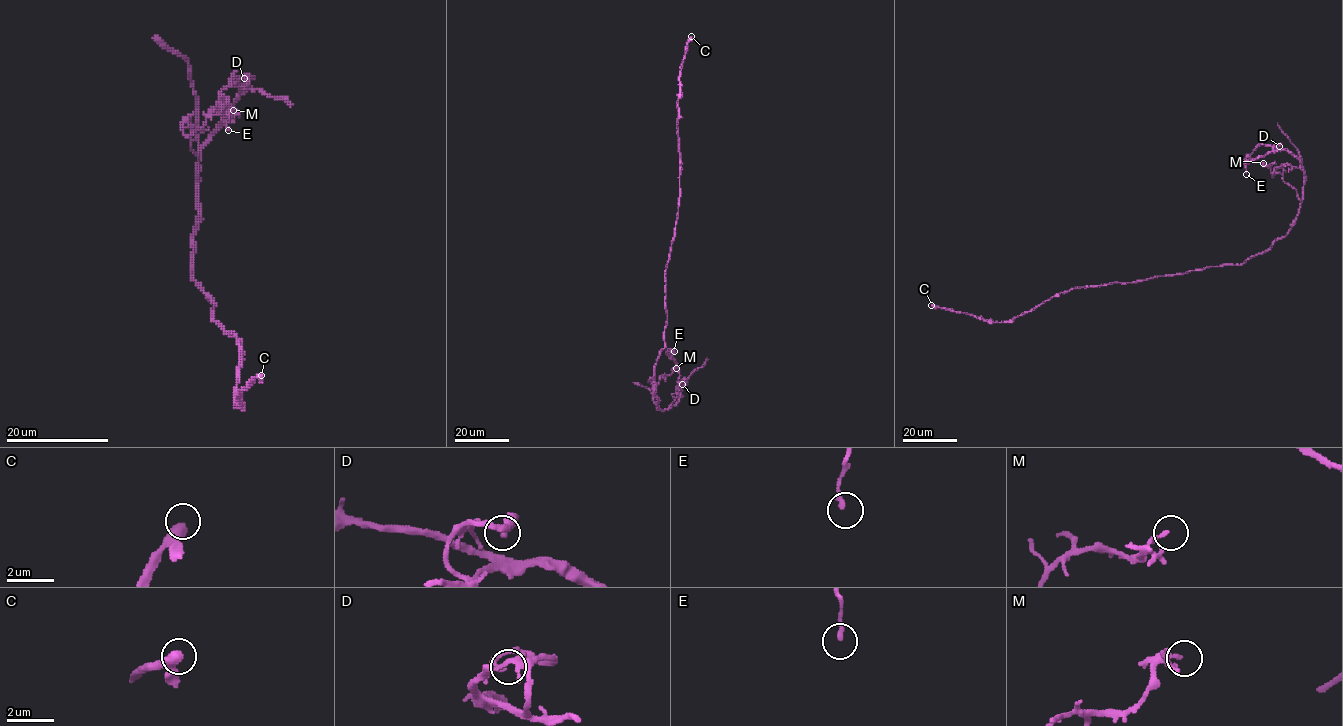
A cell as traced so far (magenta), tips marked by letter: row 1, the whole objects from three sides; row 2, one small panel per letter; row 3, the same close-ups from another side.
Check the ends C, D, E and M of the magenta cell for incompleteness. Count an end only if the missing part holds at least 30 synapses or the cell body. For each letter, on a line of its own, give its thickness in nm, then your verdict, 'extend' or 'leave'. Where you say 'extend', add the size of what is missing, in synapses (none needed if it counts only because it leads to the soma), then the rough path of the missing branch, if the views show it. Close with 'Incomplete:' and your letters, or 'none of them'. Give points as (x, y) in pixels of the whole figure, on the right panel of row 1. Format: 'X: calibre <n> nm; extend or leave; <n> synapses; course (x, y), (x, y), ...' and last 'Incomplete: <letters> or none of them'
C: calibre 480 nm; extend; 400 synapses; course (931, 305), (920, 299), (931, 230), (950, 200), (988, 190), (1011, 87), (998, 56), (963, 58)
D: calibre 240 nm; leave
E: calibre 190 nm; leave
M: calibre 190 nm; leave
Incomplete: C

